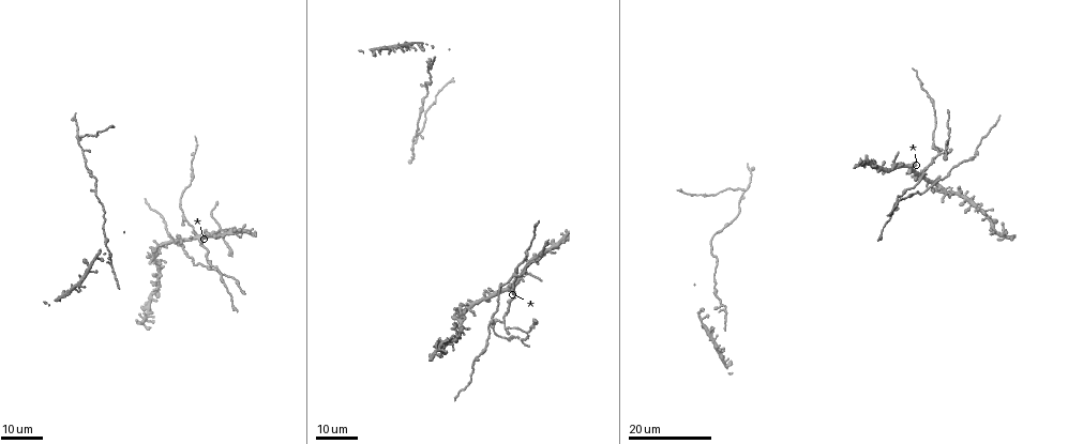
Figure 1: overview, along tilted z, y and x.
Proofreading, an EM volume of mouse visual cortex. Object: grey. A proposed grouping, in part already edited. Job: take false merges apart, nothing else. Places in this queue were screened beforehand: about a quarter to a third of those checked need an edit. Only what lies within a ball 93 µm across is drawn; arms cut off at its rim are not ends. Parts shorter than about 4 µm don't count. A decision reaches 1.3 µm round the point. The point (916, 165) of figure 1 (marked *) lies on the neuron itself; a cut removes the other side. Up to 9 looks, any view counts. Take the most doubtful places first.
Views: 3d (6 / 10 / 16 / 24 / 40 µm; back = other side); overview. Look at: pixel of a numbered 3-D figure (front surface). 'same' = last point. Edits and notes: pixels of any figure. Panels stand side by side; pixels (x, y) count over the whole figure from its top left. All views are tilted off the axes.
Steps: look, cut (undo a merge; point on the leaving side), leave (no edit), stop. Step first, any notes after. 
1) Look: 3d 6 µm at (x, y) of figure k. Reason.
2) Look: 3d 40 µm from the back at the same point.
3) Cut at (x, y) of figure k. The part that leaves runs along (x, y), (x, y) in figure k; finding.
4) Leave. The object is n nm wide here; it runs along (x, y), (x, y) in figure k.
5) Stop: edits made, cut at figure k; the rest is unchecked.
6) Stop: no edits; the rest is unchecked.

Look: 3d 24 µm at (414, 145) of figure 1. Two arms in line, one across.

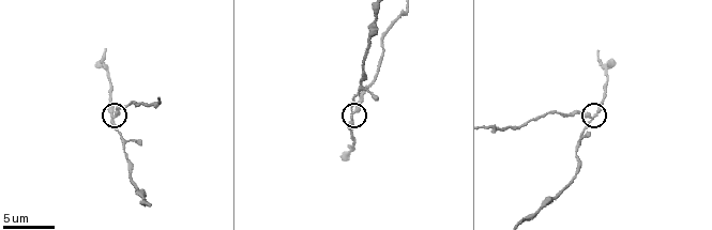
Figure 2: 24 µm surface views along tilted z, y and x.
Look: 3d 6 µm at (593, 119) of figure 2.

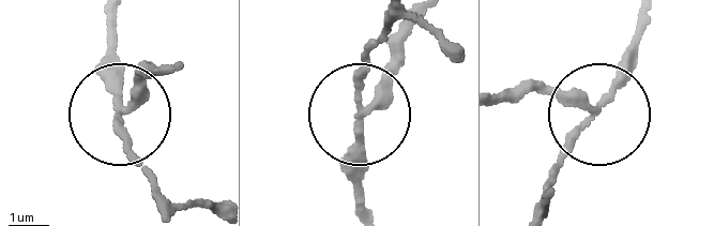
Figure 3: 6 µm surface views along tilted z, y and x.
Cut at (392, 73) of figure 3. The side arm is 9 µm long; 3 arms meet here; two neurons meet here.

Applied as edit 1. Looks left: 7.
Look: overview.

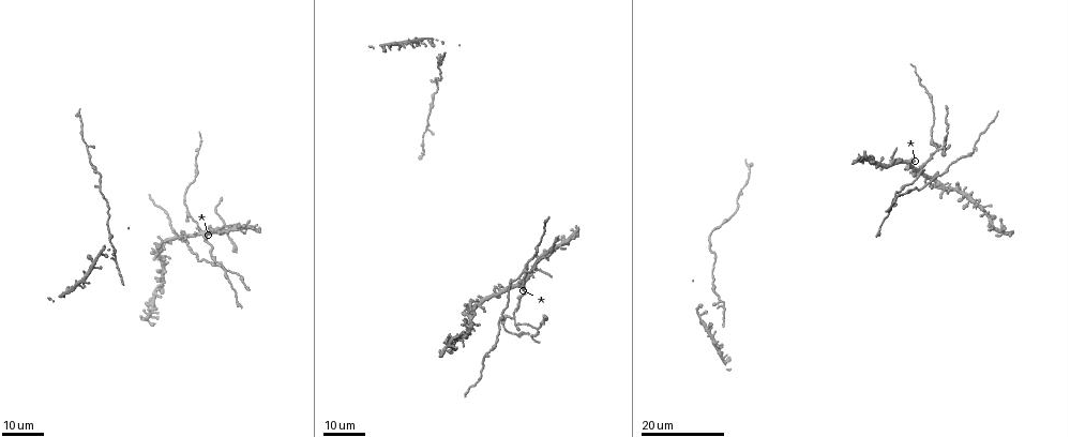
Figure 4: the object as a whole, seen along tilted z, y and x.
Look: 3d 16 µm at (523, 271) of figure 4. Three-way junction.

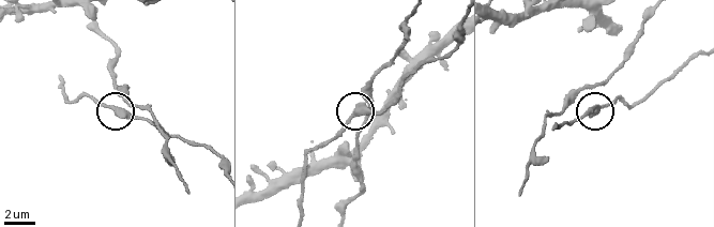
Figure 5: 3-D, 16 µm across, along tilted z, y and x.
Look: 3d 10 µm at (109, 109) of figure 5.

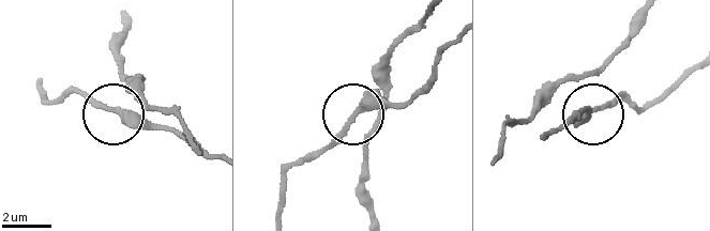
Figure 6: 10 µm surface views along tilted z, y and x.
Leave. 3 arms meet here; one neuron here.

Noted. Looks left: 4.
Look: 3d 24 µm at (890, 163) of figure 4. Small branch off a trunk.

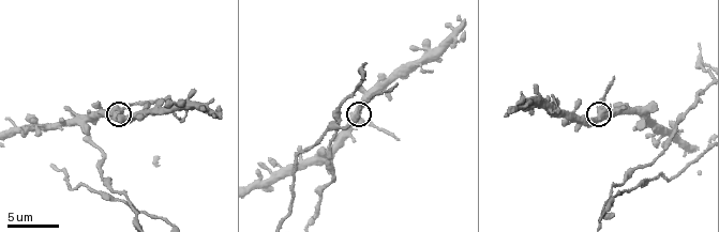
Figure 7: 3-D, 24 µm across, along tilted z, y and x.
Look: 3d 6 µm at (601, 114) of figure 7.

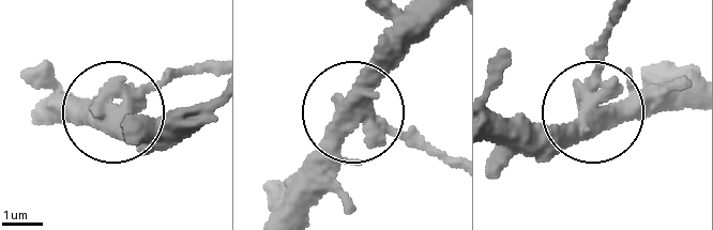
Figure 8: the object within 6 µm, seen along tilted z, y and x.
Look: 3d 6 µm from the back at (586, 109) of figure 8.

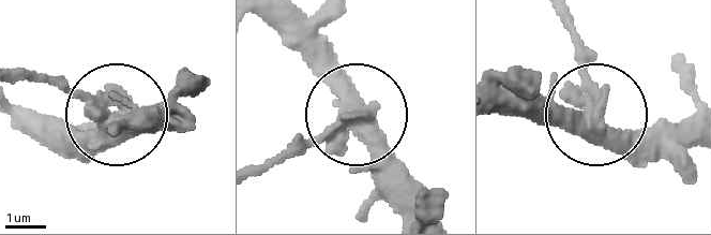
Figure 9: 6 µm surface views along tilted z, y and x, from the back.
Cut at (55, 84) of figure 9. 3 arms meet here; the part that leaves runs along (108, 105), (16, 73) in figure 9; a second neuron is stuck on.

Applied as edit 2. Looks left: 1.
Look: 3d 10 µm at (89, 119) of figure 7. Four or more arms meet.

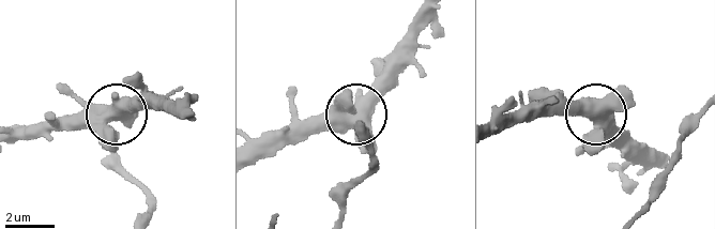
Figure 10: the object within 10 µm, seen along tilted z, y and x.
Leave. The object is 520 nm wide here; one neuron here.

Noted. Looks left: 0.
Stop: edits made, cut at figure 3, cut at figure 9; the rest is unchecked.

